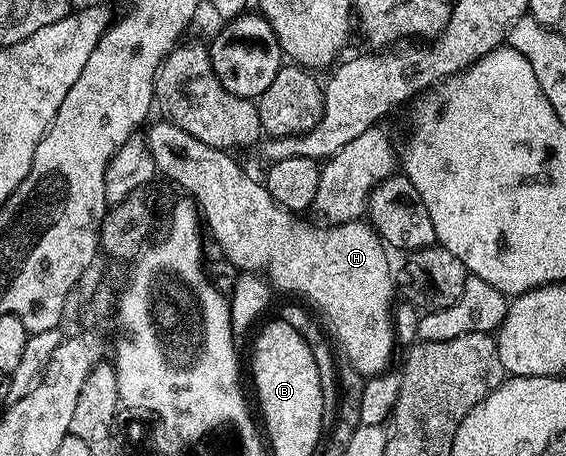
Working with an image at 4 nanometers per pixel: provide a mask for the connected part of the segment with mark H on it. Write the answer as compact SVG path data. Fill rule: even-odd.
M159 119L159 122L152 127L151 130L145 133L147 138L147 146L149 151L153 155L153 163L155 164L156 170L160 174L163 173L172 181L175 185L180 185L184 189L186 196L190 200L194 201L200 214L202 220L205 222L206 232L209 234L209 237L212 237L213 240L219 244L219 249L221 252L227 256L227 261L231 265L236 265L236 270L246 271L249 273L263 274L266 277L266 280L270 282L276 290L279 289L283 293L296 293L299 298L304 302L312 301L313 304L319 308L318 316L324 317L327 320L326 328L329 330L331 328L330 336L333 338L335 336L334 344L337 346L339 344L338 352L344 353L347 356L347 361L356 369L357 372L363 373L364 378L377 377L381 373L388 372L392 368L391 365L391 356L395 353L395 345L397 346L397 338L395 335L395 323L393 320L393 306L396 304L397 298L395 298L395 281L391 278L391 261L387 258L387 253L389 254L388 246L385 244L382 237L371 228L370 224L366 220L360 219L358 221L347 221L343 225L332 225L328 224L327 229L318 229L315 225L310 225L307 221L302 221L304 218L302 216L291 213L287 209L283 209L280 205L276 205L273 195L269 195L266 184L262 180L254 181L251 177L246 177L243 174L243 169L234 161L232 154L225 149L214 149L209 147L209 143L201 143L201 139L193 139L193 135L189 135L185 131L181 131L181 127L177 127L171 121L166 119Z

